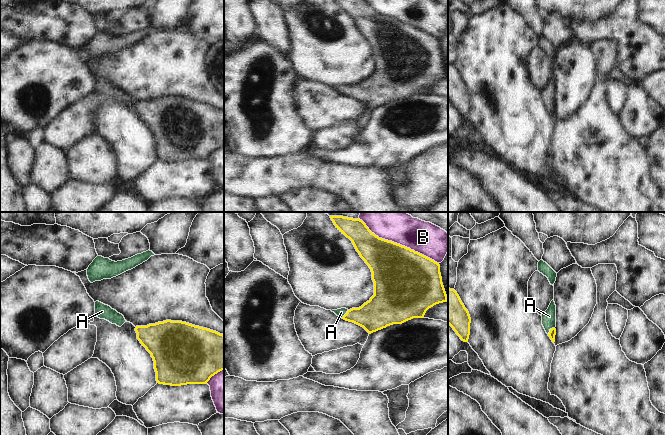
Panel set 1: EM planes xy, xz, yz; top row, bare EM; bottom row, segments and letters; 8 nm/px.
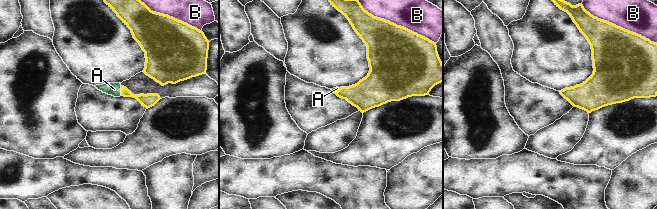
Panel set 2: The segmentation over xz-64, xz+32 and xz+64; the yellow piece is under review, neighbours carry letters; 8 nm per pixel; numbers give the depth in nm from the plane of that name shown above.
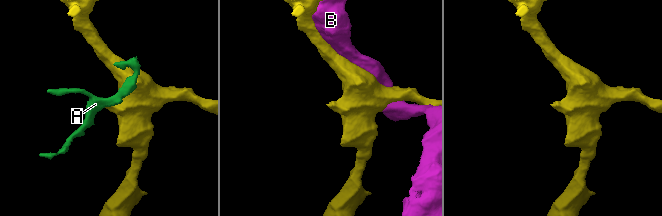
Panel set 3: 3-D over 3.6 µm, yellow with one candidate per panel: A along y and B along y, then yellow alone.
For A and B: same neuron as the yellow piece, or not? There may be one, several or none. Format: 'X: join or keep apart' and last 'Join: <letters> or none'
A: join
B: keep apart
Join: A

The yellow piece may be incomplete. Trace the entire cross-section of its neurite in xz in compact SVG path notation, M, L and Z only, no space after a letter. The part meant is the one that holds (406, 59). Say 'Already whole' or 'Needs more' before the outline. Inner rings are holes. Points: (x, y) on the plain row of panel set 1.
Needs more. M366 0L334 1L342 10L352 17L360 33L371 45L372 56L374 58L374 71L369 77L359 84L332 86L337 92L363 103L371 110L393 100L402 100L413 94L423 94L429 84L436 80L447 78L447 71L442 59L439 39L410 24L379 14L369 6Z

